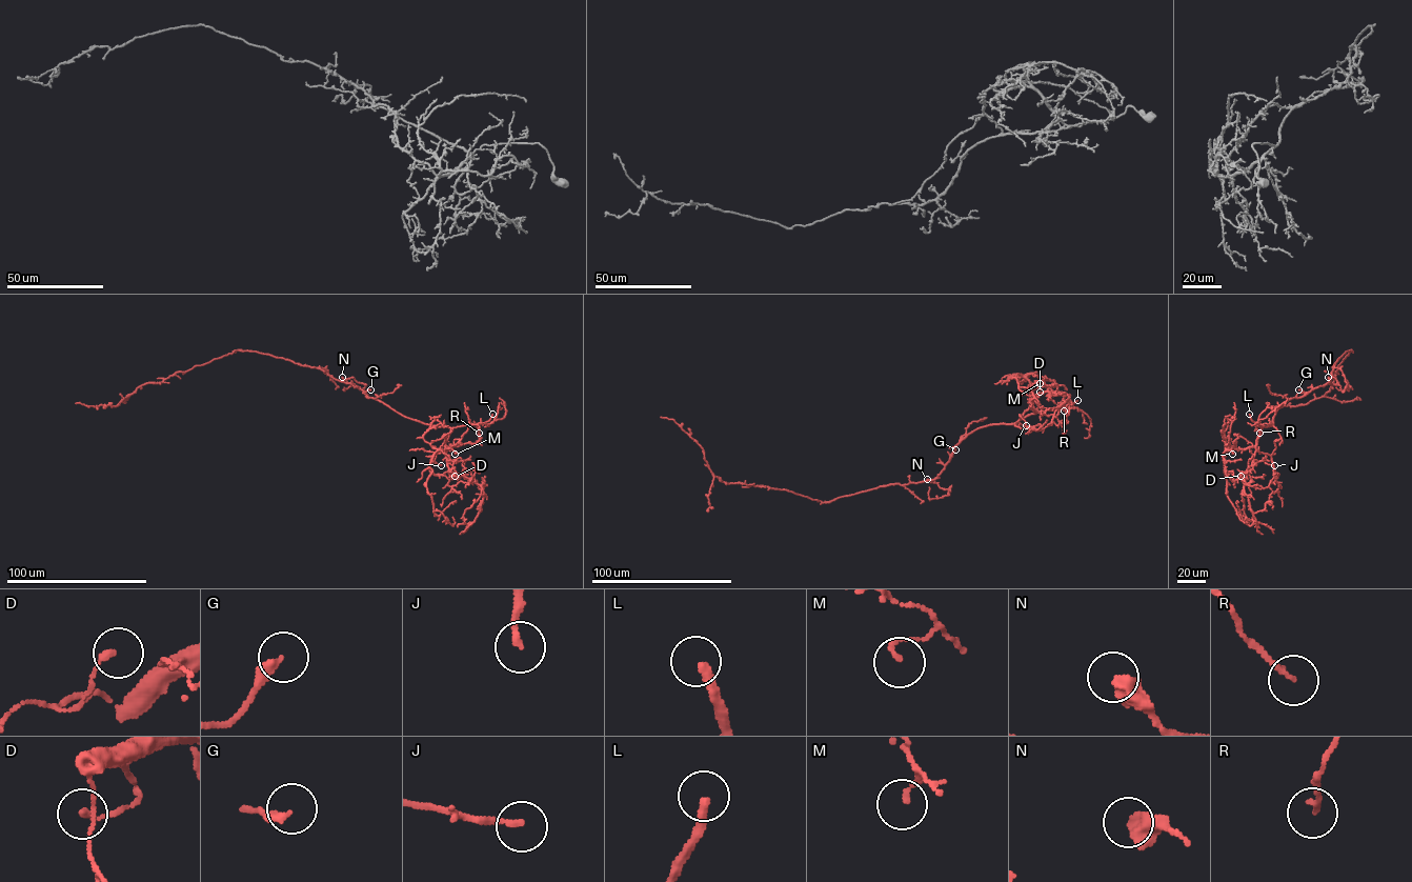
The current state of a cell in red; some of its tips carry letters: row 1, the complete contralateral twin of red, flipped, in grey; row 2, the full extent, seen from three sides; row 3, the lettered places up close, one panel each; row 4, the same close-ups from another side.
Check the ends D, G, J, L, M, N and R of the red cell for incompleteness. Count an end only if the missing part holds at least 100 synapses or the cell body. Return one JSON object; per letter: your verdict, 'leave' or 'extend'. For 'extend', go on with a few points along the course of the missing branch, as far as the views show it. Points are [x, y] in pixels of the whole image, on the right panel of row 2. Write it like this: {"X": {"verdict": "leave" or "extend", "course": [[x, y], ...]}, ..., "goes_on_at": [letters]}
{"D": {"verdict": "leave"}, "G": {"verdict": "leave"}, "J": {"verdict": "leave"}, "L": {"verdict": "extend", "course": [[1249, 414], [1249, 401], [1239, 409]]}, "M": {"verdict": "leave"}, "N": {"verdict": "leave"}, "R": {"verdict": "leave"}, "goes_on_at": ["L"]}

